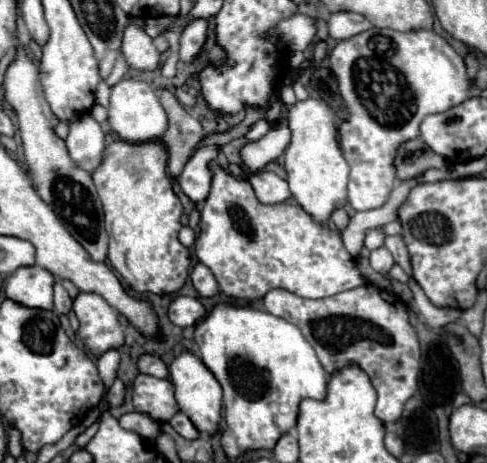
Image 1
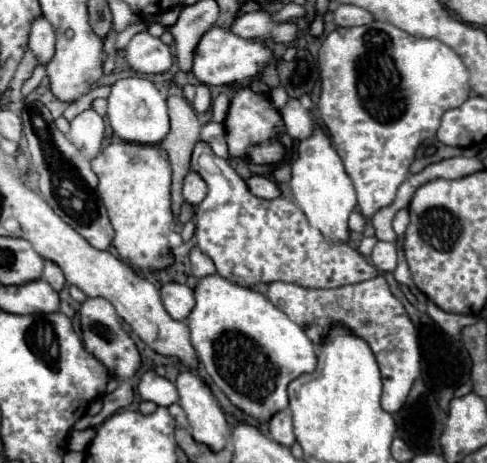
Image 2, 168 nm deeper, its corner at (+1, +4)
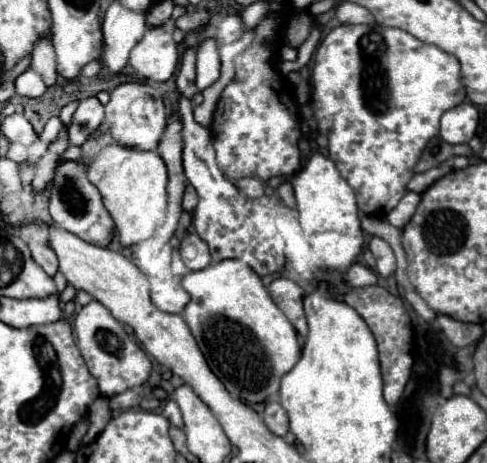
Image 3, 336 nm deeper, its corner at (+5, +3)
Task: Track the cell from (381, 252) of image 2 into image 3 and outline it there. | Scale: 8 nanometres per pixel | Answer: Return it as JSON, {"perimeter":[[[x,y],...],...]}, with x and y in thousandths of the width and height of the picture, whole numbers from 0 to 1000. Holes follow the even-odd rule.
{"perimeter":[[[766,512],[758,521],[758,538],[774,559],[774,590],[786,594],[786,598],[807,594],[811,590],[811,555],[807,555],[807,542],[803,542],[799,525],[791,525],[778,512]]]}

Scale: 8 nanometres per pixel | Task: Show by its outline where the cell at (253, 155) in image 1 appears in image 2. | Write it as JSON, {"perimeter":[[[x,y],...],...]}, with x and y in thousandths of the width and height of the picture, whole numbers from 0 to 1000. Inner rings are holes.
{"perimeter":[[[593,212],[593,220],[585,225],[585,233],[577,238],[577,251],[585,259],[585,281],[598,298],[606,302],[626,302],[643,289],[647,276],[647,251],[643,242],[626,238],[614,216]]]}

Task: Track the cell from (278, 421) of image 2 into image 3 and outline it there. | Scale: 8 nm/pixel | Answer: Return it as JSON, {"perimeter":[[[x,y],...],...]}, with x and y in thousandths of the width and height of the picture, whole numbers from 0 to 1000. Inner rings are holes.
{"perimeter":[[[556,862],[544,870],[544,888],[540,888],[540,909],[548,918],[548,927],[556,935],[565,935],[569,944],[585,944],[593,931],[593,901],[585,892],[585,883],[577,879],[573,866]]]}

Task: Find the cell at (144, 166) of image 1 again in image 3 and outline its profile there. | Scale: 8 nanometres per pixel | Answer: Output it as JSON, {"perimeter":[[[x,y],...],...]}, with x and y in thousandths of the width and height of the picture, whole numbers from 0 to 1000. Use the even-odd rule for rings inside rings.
{"perimeter":[[[253,313],[216,317],[179,361],[179,382],[203,408],[211,443],[236,477],[253,533],[298,521],[314,508],[314,499],[322,503],[335,495],[326,486],[335,469],[343,475],[343,365],[322,326],[294,326]]]}

